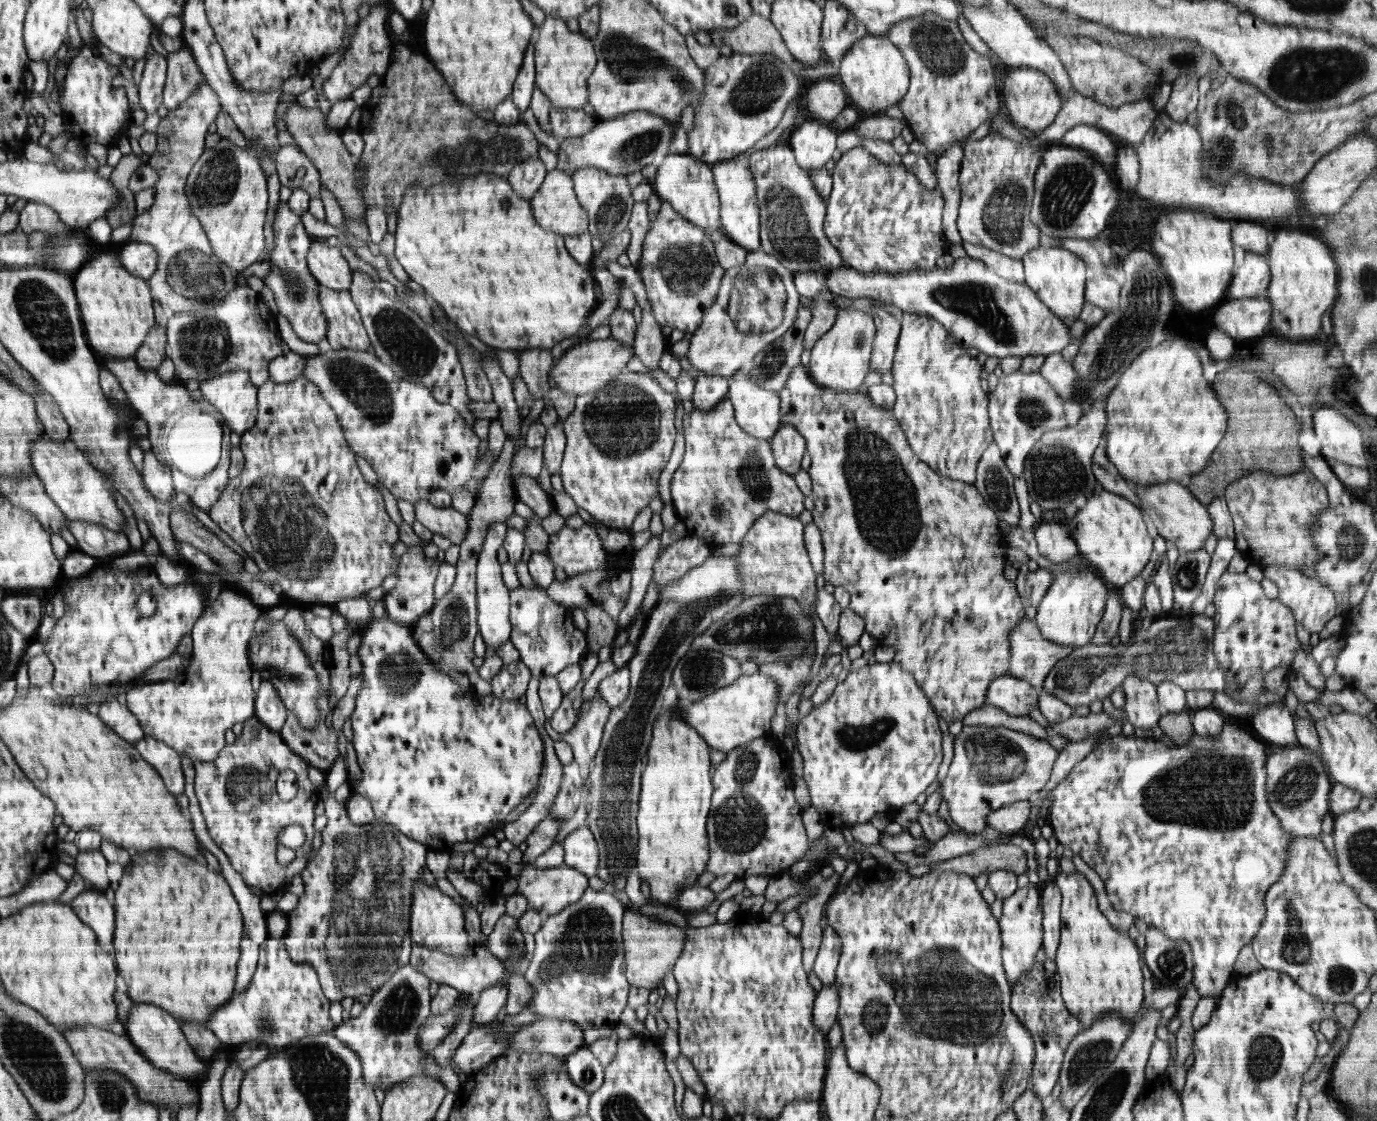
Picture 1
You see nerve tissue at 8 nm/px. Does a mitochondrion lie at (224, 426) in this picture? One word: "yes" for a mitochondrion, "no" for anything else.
no

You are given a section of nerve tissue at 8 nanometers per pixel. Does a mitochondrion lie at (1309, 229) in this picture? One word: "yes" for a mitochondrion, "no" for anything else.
no

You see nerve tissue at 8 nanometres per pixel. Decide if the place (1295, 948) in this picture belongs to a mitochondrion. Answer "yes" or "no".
yes

